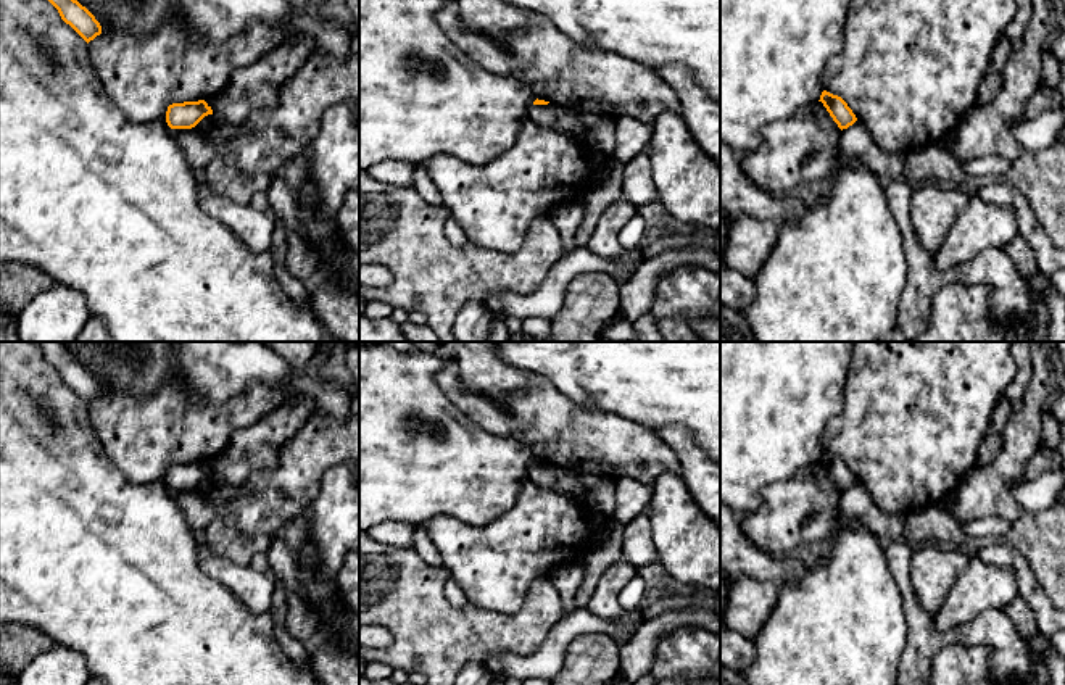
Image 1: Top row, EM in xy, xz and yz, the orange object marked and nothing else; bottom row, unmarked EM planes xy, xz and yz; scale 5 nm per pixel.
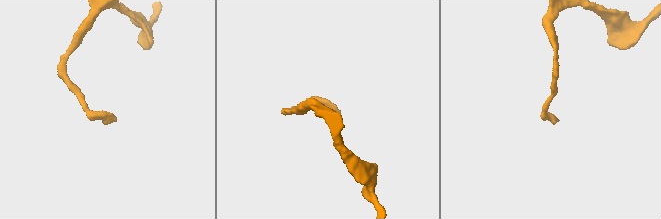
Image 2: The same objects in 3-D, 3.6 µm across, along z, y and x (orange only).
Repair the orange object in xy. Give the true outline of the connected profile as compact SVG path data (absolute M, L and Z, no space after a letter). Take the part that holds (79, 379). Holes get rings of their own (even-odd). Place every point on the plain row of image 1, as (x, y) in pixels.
M35 342L44 358L58 371L61 380L69 385L87 405L102 395L95 377L68 353L61 342Z

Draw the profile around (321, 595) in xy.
M308 554L296 556L296 563L301 571L308 574L303 587L298 590L301 592L308 604L321 614L322 619L322 635L324 638L330 641L338 641L340 645L350 648L348 643L345 643L332 629L329 624L330 614L337 608L337 587L334 580L322 580L319 574L313 571L309 566Z

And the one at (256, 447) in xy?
M285 401L256 424L237 429L227 448L206 461L221 482L242 484L253 471L277 464L279 448L293 438L313 414L313 401Z

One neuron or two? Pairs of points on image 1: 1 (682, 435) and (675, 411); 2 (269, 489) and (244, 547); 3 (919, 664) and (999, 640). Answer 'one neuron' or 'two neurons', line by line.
1: two neurons
2: two neurons
3: one neuron

